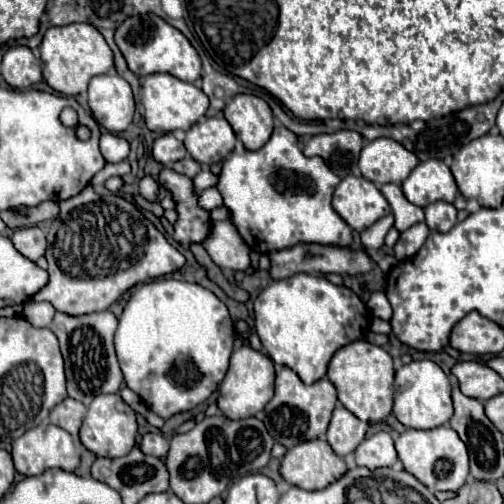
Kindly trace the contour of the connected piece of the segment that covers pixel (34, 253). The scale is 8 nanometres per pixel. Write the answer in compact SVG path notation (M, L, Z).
M27 227L27 229L17 229L11 235L11 241L15 249L27 257L29 261L37 261L39 257L45 255L45 233L39 227Z

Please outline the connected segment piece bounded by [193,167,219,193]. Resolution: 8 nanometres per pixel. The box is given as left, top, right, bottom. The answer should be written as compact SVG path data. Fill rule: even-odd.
M205 167L205 169L193 179L193 185L195 185L195 191L201 193L201 191L205 191L205 189L209 189L209 187L215 187L217 181L219 181L219 177Z

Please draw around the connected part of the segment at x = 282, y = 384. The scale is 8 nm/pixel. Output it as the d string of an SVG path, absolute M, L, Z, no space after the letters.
M279 367L277 379L275 379L275 395L265 405L261 421L265 423L275 443L291 449L299 443L319 439L329 427L335 405L337 405L337 391L327 377L323 377L313 385L305 385L289 367Z

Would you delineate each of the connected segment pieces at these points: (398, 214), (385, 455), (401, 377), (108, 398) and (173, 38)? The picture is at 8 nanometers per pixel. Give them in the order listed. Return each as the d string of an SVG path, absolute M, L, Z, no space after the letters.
M395 183L383 185L383 187L381 187L381 193L385 195L385 199L387 199L389 205L391 205L391 211L393 211L393 215L395 215L395 227L397 227L399 231L405 231L405 229L409 229L411 225L421 223L421 221L425 219L423 209L417 207L417 205L413 205L413 203L409 203L409 201L405 199L405 195L401 193L401 187L399 187L399 185L395 185Z
M377 431L369 435L357 449L355 461L359 467L379 469L379 467L393 467L397 463L397 451L393 447L393 439L387 431Z
M419 359L411 361L409 365L403 365L395 373L393 415L409 429L435 429L449 423L449 419L453 417L451 381L437 363L429 359Z
M119 393L115 395L97 395L87 409L87 415L81 425L81 443L93 451L97 457L123 457L135 445L137 435L137 421L133 409L121 399Z
M135 15L127 17L115 31L115 43L121 49L129 71L135 75L153 75L153 73L169 73L181 81L197 81L201 77L201 59L193 45L187 41L187 37L163 21L159 15Z

